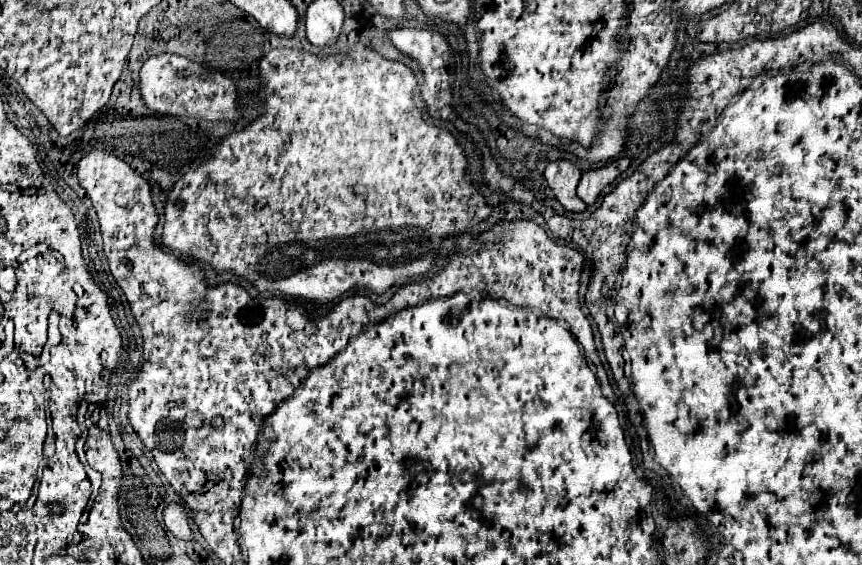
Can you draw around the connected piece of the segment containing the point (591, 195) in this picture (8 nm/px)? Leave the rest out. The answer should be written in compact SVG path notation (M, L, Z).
M619 157L619 159L613 159L609 163L605 163L603 167L597 167L597 169L589 169L581 175L581 181L577 185L577 195L587 203L595 203L595 199L599 197L599 193L619 177L621 171L625 171L629 167L631 159L629 157Z

